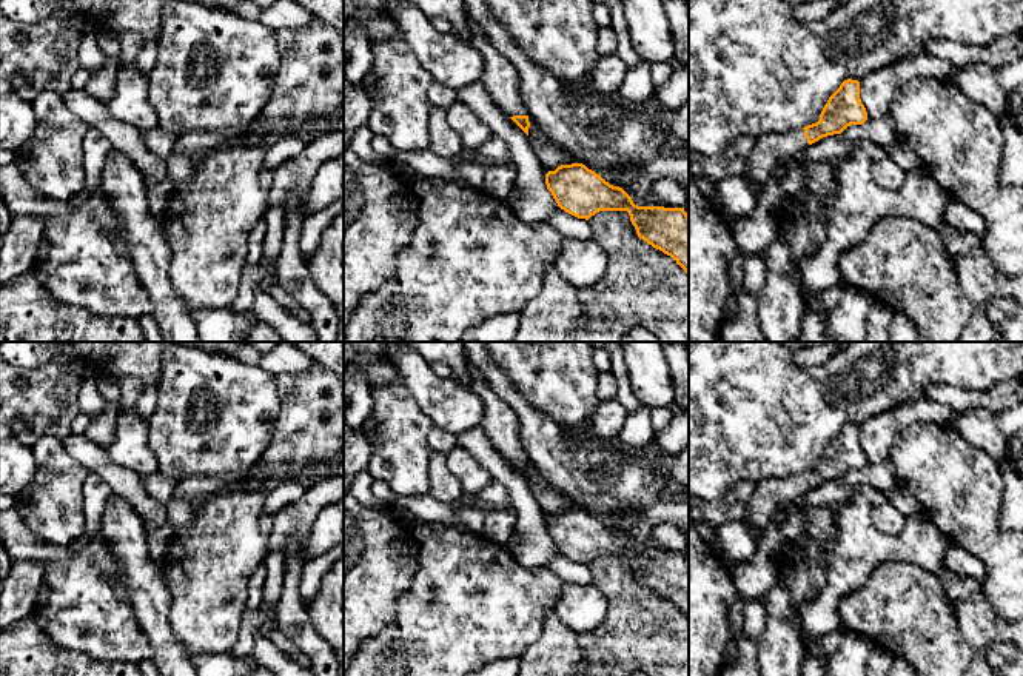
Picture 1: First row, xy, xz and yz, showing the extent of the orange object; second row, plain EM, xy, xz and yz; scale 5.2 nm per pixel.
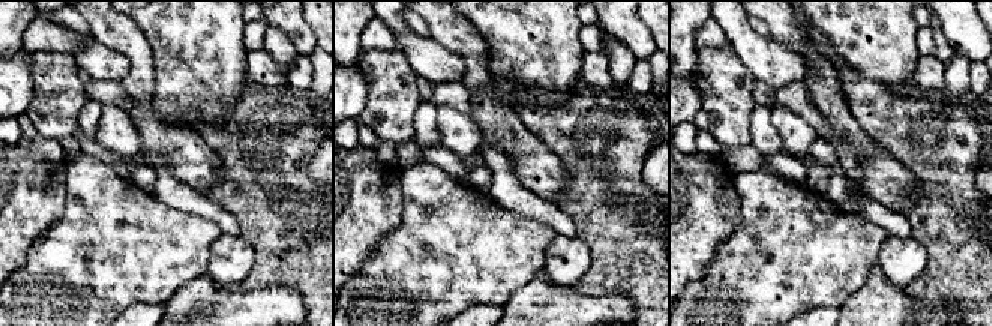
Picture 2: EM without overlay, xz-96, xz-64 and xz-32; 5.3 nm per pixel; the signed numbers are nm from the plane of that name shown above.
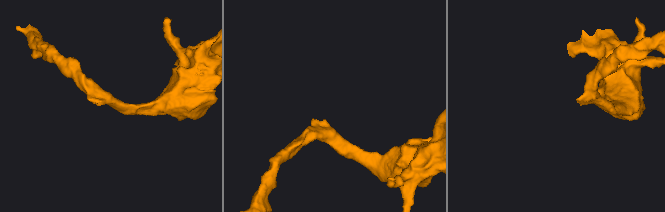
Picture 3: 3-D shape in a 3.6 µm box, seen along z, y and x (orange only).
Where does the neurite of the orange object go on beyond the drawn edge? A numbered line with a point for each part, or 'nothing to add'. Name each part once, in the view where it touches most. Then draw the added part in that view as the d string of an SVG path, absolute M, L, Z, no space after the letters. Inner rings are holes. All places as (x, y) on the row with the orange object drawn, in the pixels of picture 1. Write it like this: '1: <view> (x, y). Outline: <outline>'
1: xz (501, 79). Outline: M471 20L473 38L470 45L482 52L482 85L493 102L510 117L527 115L519 94L521 79L516 66L502 55L485 37L482 28Z

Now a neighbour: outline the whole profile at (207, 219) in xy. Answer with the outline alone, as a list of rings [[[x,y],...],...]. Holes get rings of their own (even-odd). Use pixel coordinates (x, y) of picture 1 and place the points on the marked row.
[[[270,143],[220,146],[196,160],[194,174],[173,186],[159,222],[171,249],[168,276],[190,314],[231,306],[239,296],[248,234],[265,217],[274,183],[274,171],[265,165]]]

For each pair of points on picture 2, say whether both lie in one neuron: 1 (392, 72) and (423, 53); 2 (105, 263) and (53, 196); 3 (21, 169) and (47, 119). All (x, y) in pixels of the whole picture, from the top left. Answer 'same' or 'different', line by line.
1: different
2: different
3: different

